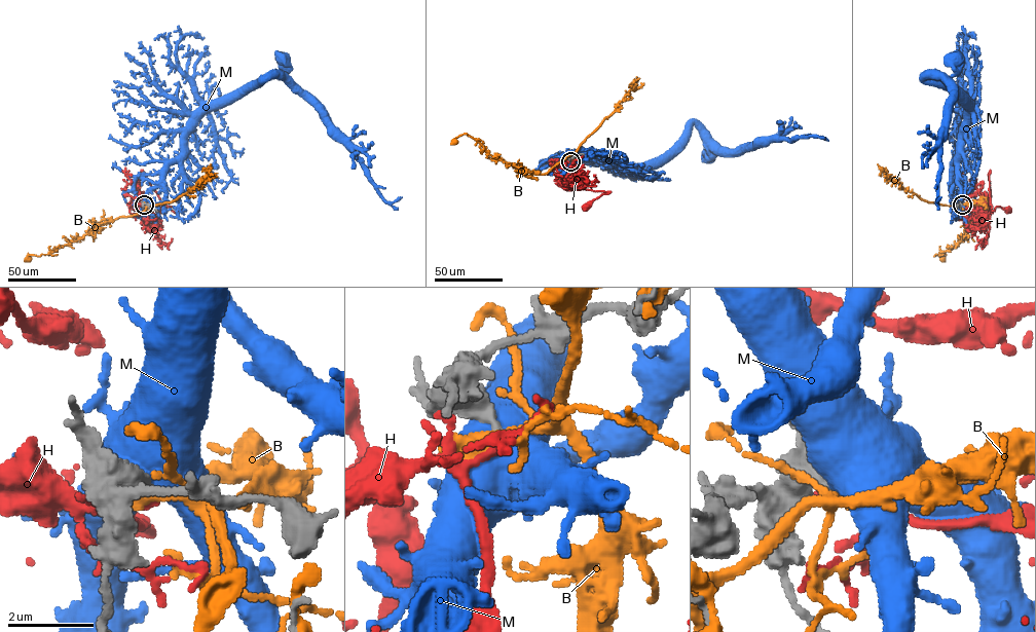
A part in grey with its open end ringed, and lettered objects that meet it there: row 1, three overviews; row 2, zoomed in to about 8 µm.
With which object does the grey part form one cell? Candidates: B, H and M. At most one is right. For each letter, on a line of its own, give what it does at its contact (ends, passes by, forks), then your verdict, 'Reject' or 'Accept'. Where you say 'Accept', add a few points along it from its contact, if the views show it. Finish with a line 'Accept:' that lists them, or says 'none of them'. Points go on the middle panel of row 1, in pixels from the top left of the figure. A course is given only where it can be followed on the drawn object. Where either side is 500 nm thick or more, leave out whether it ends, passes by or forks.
B: It forks there. Reject
H: It ends there. Reject
M: Reject
Accept: none of them

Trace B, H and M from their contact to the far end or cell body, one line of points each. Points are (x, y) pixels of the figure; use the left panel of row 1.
B: (144, 205), (147, 207), (143, 211), (98, 225), (83, 237), (47, 254), (29, 255), (28, 259)
H: (144, 205), (147, 199), (143, 205), (138, 179), (142, 170), (161, 202), (175, 213), (183, 211), (158, 209)
M: (144, 203), (181, 153), (181, 137), (207, 110), (229, 104), (258, 80), (288, 80), (334, 127), (333, 133)

